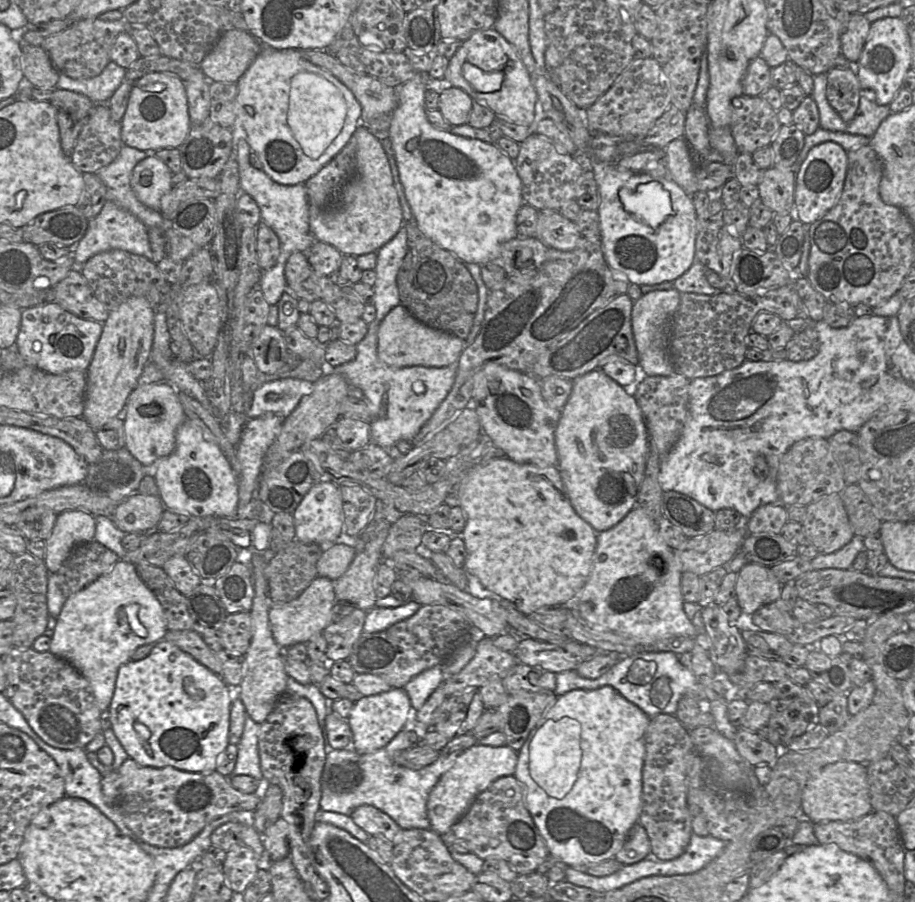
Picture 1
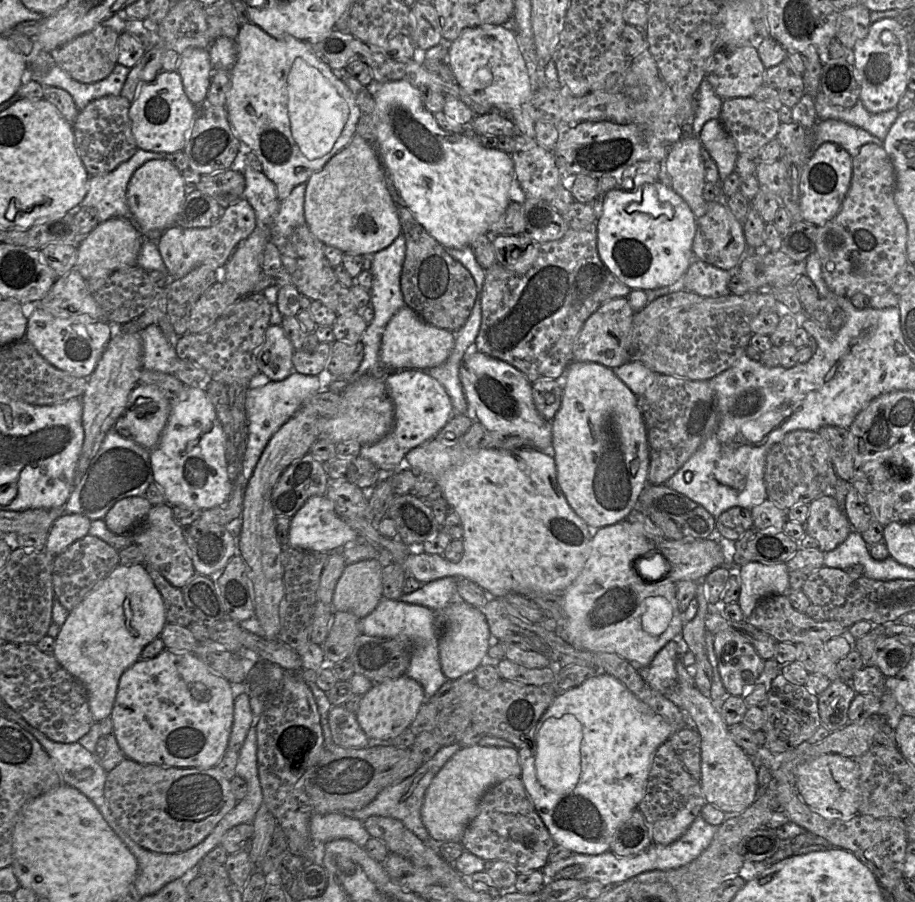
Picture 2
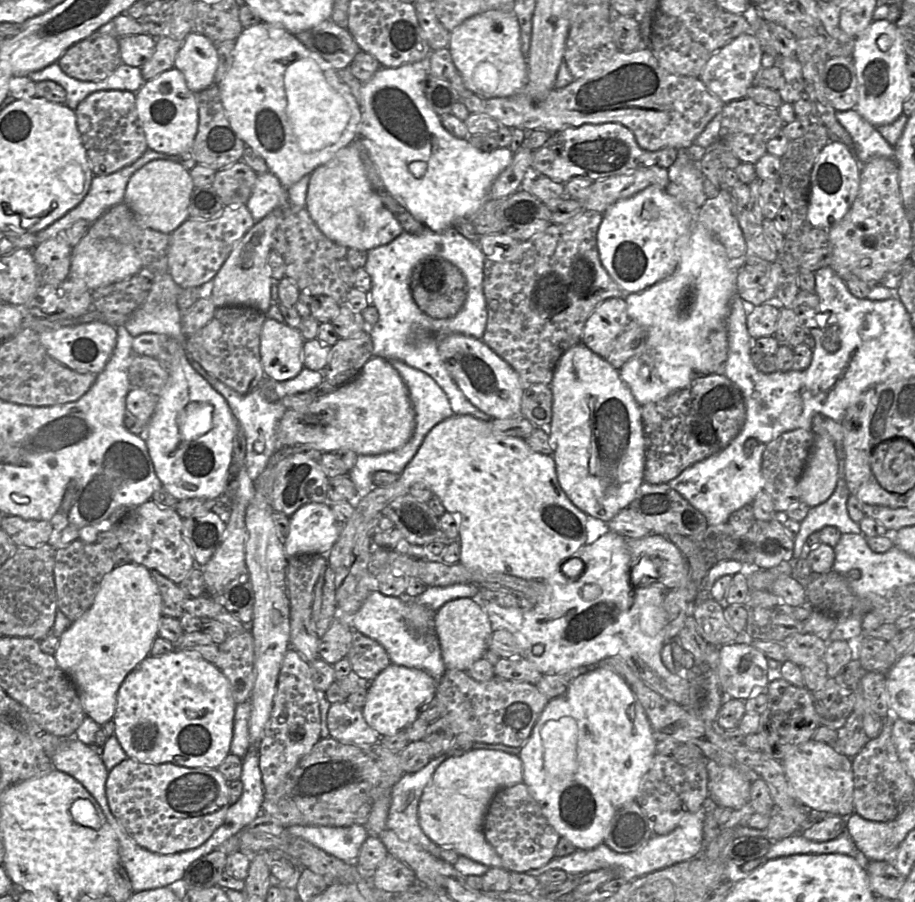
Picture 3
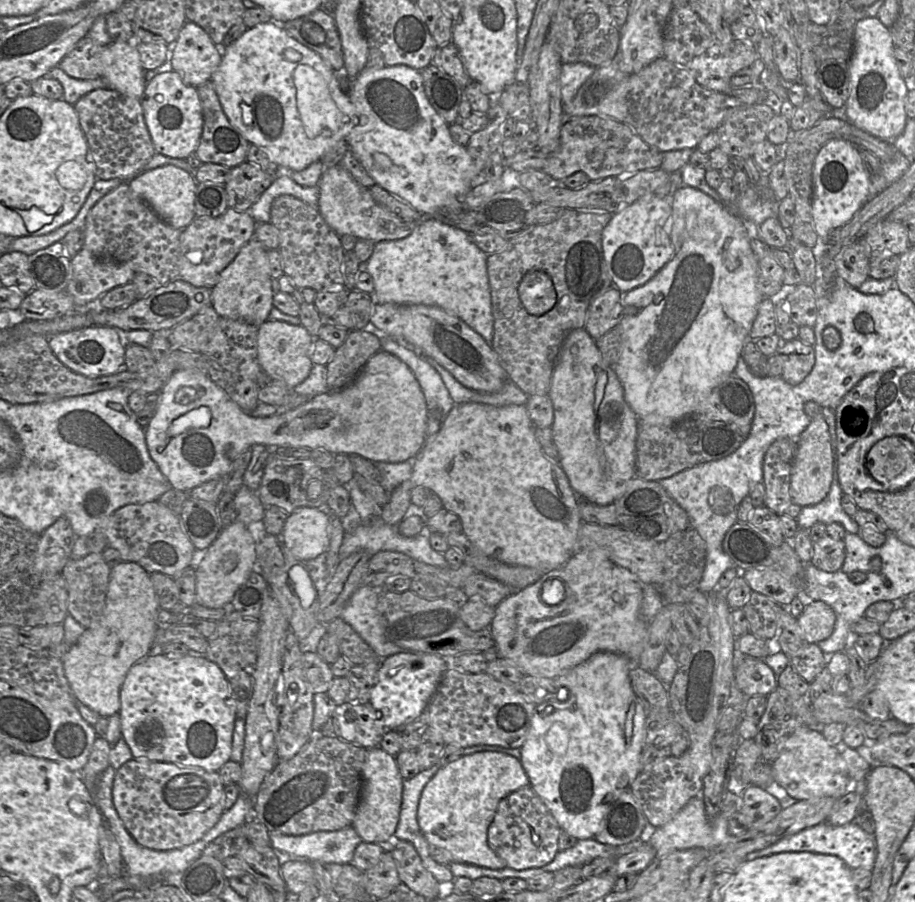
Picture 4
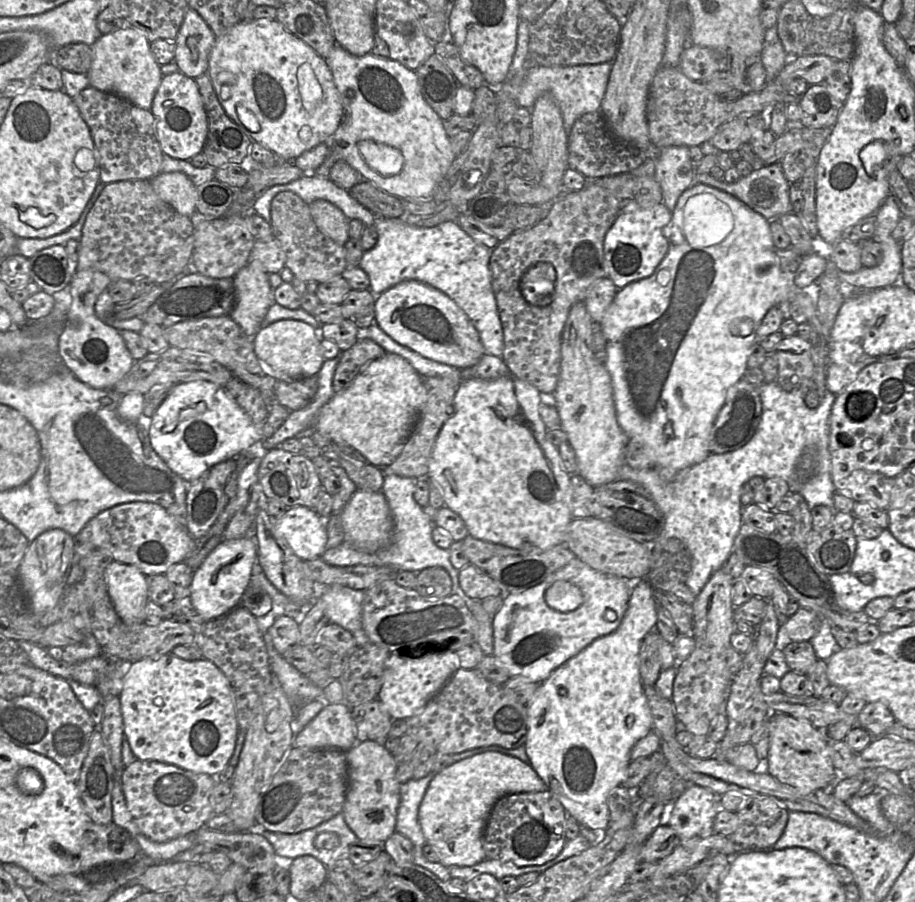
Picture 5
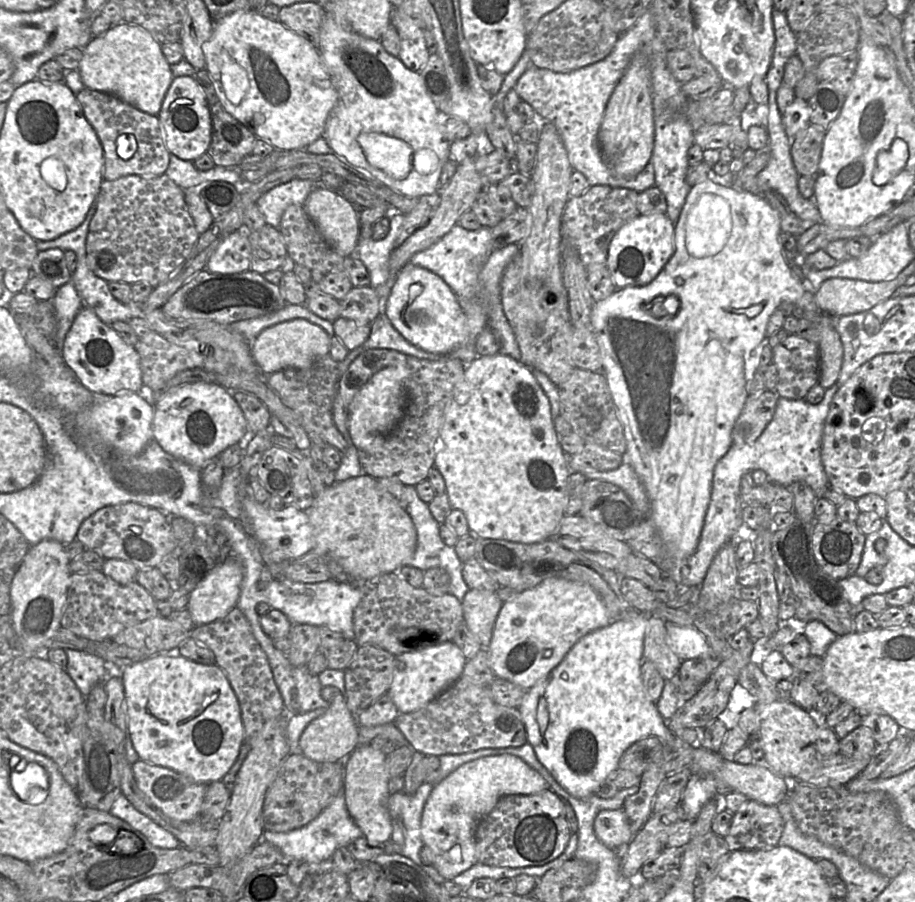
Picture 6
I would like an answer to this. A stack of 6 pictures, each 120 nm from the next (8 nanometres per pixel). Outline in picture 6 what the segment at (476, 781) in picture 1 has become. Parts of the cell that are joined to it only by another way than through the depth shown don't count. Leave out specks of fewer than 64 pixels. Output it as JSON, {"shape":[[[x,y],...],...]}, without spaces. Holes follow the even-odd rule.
{"shape":[[[500,754],[482,757],[457,768],[434,785],[422,814],[421,834],[425,846],[434,853],[435,869],[446,880],[478,862],[476,829],[497,802],[508,795],[533,795],[549,788],[547,781],[521,758]]]}

